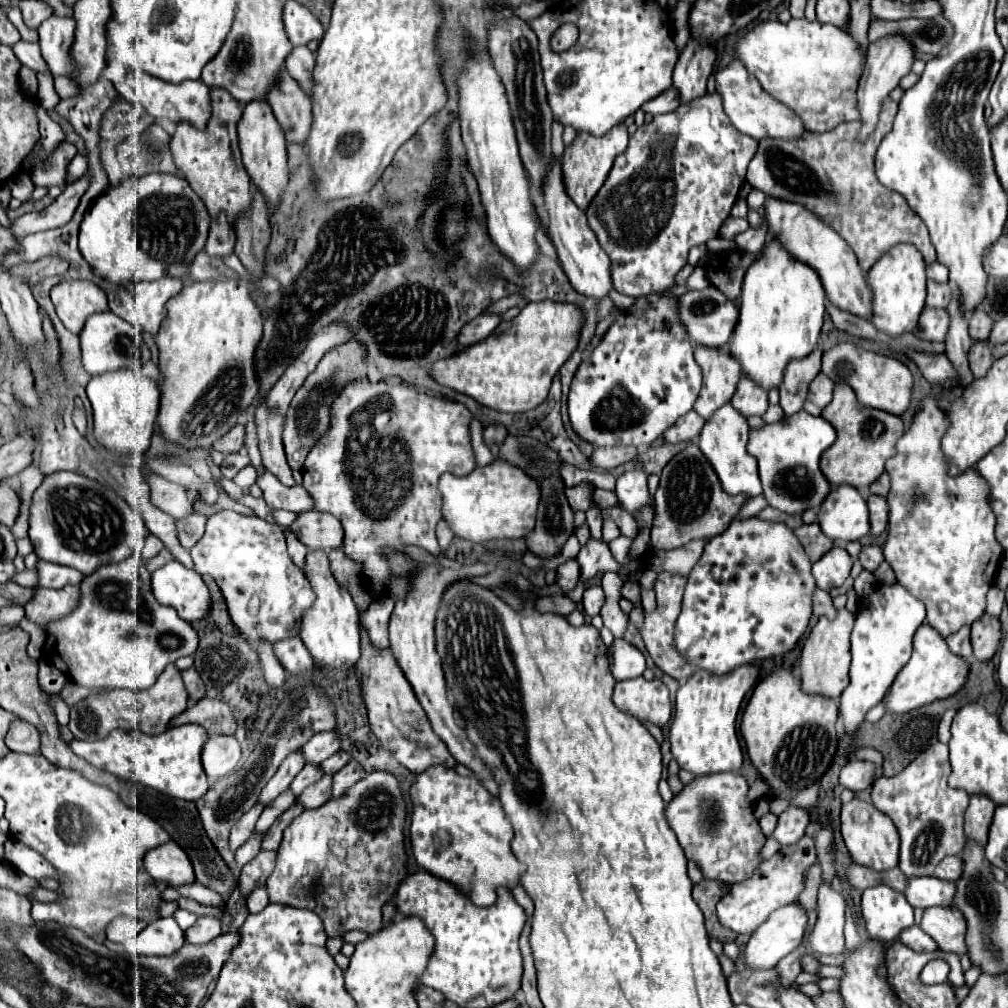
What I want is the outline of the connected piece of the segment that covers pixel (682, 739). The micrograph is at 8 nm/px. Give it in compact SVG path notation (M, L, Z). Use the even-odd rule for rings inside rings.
M741 665L727 677L711 677L711 673L693 673L677 691L675 717L669 729L669 743L673 759L681 769L695 777L739 771L743 765L743 751L737 737L737 713L741 701L755 683L759 669L755 665Z

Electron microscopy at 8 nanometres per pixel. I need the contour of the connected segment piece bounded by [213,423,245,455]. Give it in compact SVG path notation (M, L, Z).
M239 423L235 425L229 433L225 433L219 441L213 443L213 449L227 455L227 453L237 453L243 445L243 439L245 439L245 427Z

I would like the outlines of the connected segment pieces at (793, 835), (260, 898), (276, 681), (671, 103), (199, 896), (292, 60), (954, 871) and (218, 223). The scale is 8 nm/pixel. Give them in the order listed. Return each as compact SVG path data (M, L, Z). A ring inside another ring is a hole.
M789 807L787 811L783 811L779 815L777 827L773 831L773 837L777 839L777 843L781 847L793 845L795 841L799 841L805 833L805 827L809 825L809 815L805 809L801 807Z
M265 887L255 889L255 893L251 893L251 899L249 899L249 913L261 913L267 907L267 903L269 903L269 897Z
M263 645L263 649L259 649L259 661L261 661L261 669L263 669L267 685L273 689L281 689L287 681L287 675L285 675L285 669L279 665L279 661L273 655L273 649L269 645Z
M675 89L663 91L659 97L651 99L649 103L643 103L643 113L645 115L661 115L661 113L671 113L679 107L679 101L675 101Z
M197 881L191 883L191 885L183 885L183 887L179 887L177 891L179 891L181 897L185 895L185 897L189 897L189 899L195 899L195 901L199 901L201 905L217 905L217 903L221 903L221 897L219 897L215 891L209 891L207 887L199 885Z
M293 47L285 61L287 71L299 85L309 93L311 89L311 69L315 67L315 55L307 47Z
M959 855L955 857L945 857L937 867L935 867L935 877L945 879L945 881L957 881L959 873L963 869L963 861Z
M219 213L217 217L211 217L205 251L211 253L213 257L223 257L233 253L233 245L235 245L235 231L229 225L227 217L223 213Z

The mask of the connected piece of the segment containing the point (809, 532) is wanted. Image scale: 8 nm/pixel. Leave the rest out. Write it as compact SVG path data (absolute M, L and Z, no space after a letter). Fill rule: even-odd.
M817 523L801 525L799 529L795 529L795 535L797 535L799 543L803 545L803 549L805 549L811 563L819 561L833 547L833 541L823 535L823 531Z

